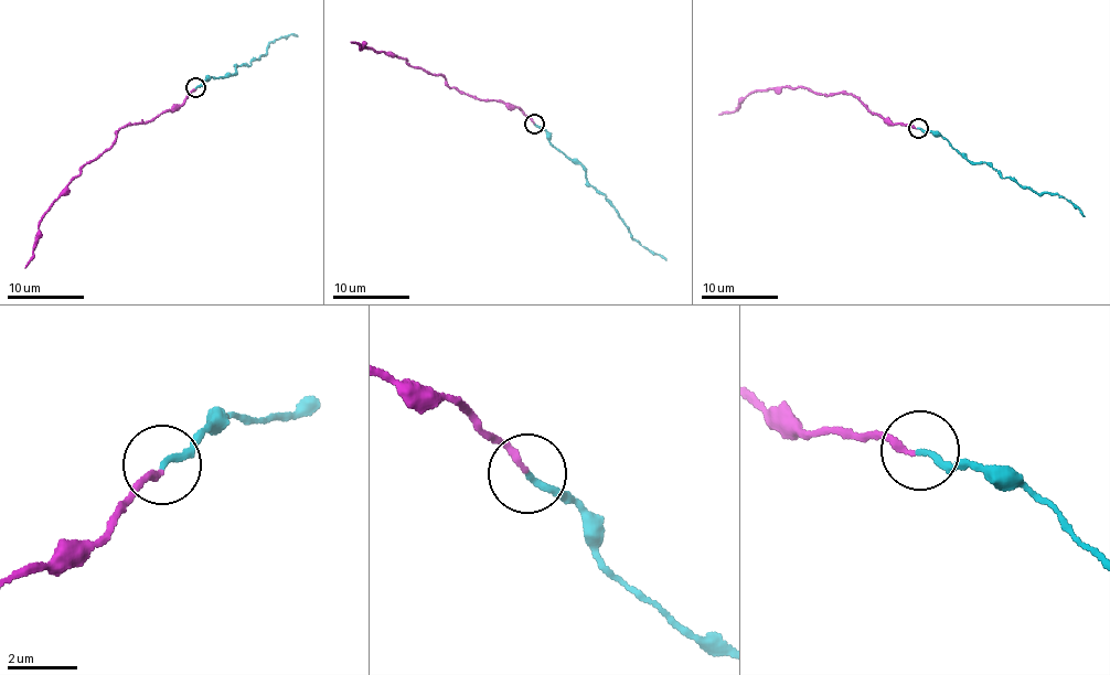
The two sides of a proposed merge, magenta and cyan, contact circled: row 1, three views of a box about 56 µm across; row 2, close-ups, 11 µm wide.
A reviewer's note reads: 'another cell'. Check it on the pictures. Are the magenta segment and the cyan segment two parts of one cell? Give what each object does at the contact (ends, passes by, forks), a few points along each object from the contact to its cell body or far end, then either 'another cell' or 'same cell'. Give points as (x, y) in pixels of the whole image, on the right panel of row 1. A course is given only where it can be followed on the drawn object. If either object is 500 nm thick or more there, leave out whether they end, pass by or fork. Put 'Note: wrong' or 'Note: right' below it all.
magenta ends | cyan ends | magenta via (916, 128), (870, 113), (850, 94), (826, 96), (789, 85), (749, 94), (738, 109), (719, 114) | cyan via (918, 128), (938, 131), (971, 162), (985, 161), (1001, 178), (1015, 180), (1038, 194), (1053, 193), (1085, 215) | same cell
Note: wrong

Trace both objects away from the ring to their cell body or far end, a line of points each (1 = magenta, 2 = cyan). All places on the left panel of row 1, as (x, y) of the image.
1: (195, 88), (150, 121), (120, 129), (108, 149), (72, 177), (39, 224), (36, 246), (24, 267)
2: (195, 88), (205, 76), (235, 73), (235, 66), (249, 66), (253, 59), (265, 54), (267, 45), (297, 35)

